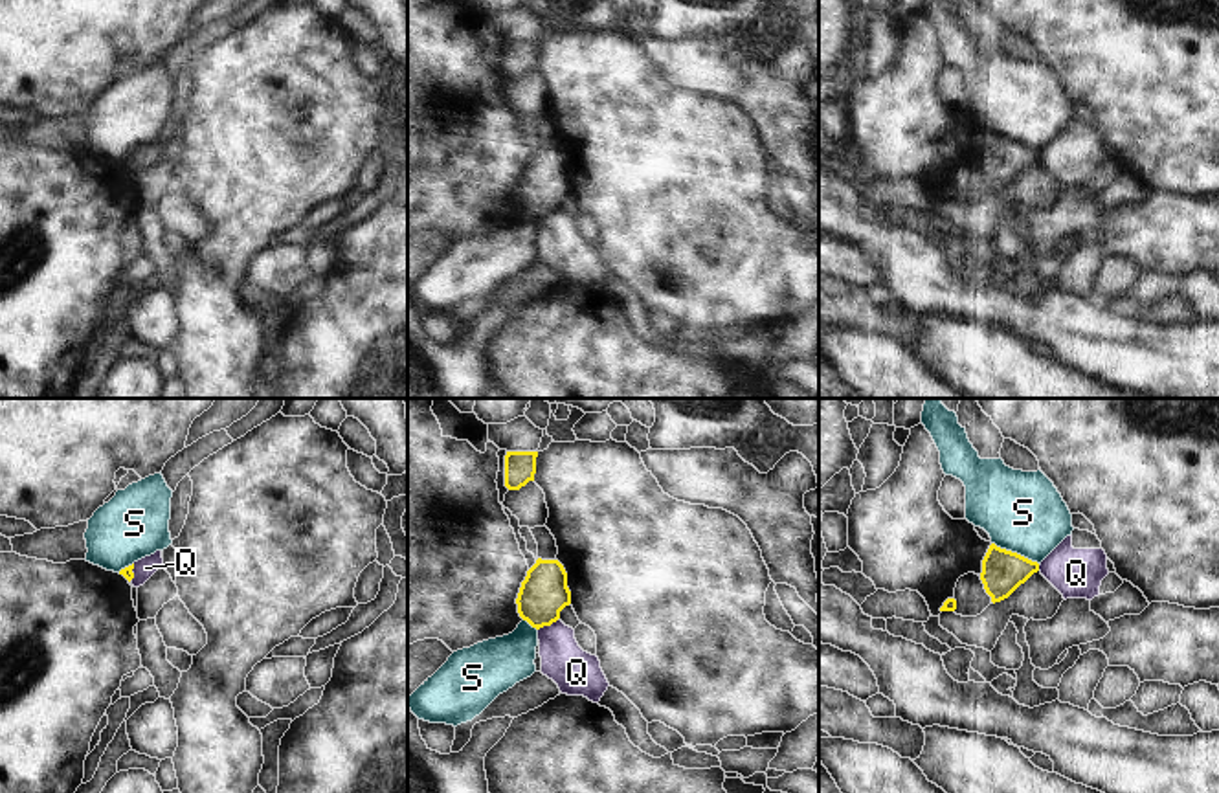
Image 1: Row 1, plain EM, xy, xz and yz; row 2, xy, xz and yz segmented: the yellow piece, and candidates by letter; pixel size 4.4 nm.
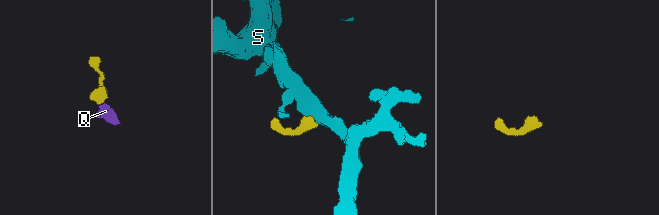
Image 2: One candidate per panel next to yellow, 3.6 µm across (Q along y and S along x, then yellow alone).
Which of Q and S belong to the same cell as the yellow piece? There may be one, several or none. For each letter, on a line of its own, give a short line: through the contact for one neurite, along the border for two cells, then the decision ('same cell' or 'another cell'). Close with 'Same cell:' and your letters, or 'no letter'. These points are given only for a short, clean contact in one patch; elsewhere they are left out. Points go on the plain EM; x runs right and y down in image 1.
Q: xz (559, 206), (538, 219) | another cell
S: yz (992, 131), (1038, 153) | another cell
Same cell: no letter

